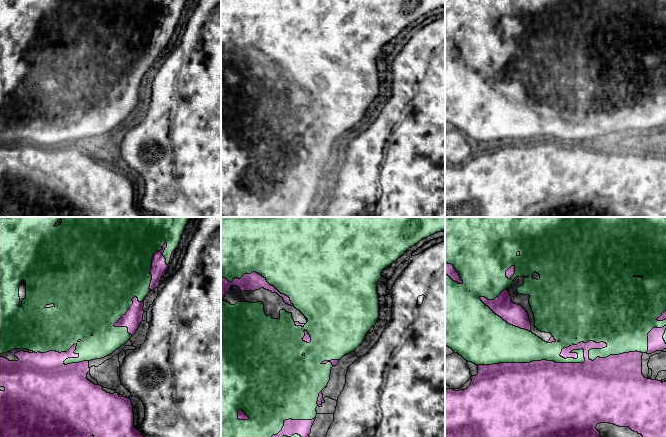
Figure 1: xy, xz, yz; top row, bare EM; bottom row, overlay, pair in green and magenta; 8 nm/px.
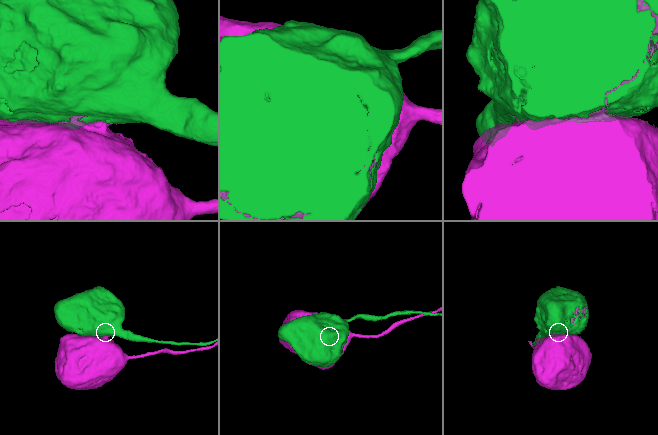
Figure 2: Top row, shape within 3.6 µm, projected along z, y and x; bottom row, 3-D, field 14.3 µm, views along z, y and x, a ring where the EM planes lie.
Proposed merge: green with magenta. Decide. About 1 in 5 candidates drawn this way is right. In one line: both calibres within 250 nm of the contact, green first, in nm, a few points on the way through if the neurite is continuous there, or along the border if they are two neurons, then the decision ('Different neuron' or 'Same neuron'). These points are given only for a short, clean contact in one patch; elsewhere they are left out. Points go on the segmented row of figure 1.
Thickness 220 nm (green) against 440 nm. Different neuron

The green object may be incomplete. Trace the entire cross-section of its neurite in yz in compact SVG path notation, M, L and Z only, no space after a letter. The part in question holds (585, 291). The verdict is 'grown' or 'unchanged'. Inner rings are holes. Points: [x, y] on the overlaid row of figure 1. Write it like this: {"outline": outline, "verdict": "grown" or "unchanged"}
{"outline": "M445 217L445 262L454 266L463 281L458 284L445 274L445 346L476 365L530 363L541 360L583 363L583 349L571 351L578 354L577 359L565 359L560 354L563 348L588 341L607 344L605 348L589 350L589 359L592 361L597 357L606 358L635 351L646 353L648 333L655 327L666 326L666 319L657 320L666 311L666 217ZM511 266L515 267L515 273L508 279L506 271ZM505 289L508 290L511 301L521 305L528 313L530 331L508 324L480 300L481 297L494 300Z", "verdict": "grown"}

